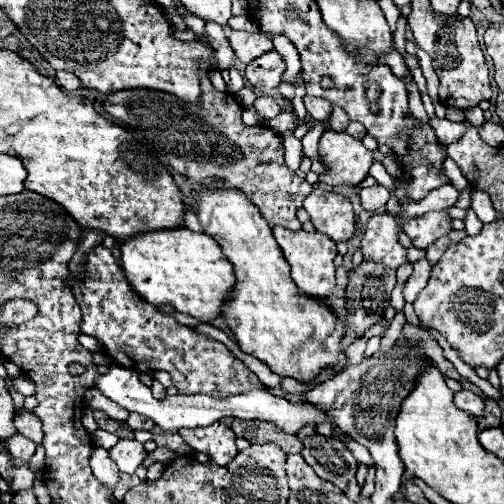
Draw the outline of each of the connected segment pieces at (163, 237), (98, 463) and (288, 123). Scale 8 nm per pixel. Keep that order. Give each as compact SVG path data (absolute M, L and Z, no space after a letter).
M186 226L134 234L120 244L122 270L130 286L150 304L168 304L176 312L190 314L200 322L210 322L222 312L222 300L234 286L232 264L222 254L220 244Z
M96 446L94 456L90 458L90 468L92 468L94 476L96 476L106 488L110 488L110 490L114 492L114 488L116 488L118 482L120 482L120 470L118 470L116 464L110 460L108 450Z
M283 97L285 102L285 110L277 116L277 120L265 120L263 126L282 134L285 131L294 131L299 121L291 113L291 103Z

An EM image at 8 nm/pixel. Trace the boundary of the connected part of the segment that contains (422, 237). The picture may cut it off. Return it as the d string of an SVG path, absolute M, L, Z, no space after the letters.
M448 210L428 212L418 220L410 220L404 232L412 238L416 248L428 248L440 236L446 236L452 232L452 218L448 216Z

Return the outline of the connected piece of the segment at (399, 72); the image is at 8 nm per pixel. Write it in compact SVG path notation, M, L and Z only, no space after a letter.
M390 52L390 60L386 60L386 64L392 68L392 72L398 78L402 78L406 74L406 64L404 64L404 60L402 60L402 56L398 52Z

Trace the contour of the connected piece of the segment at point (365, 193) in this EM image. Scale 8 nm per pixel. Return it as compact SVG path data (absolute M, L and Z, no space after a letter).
M380 184L376 186L362 188L360 190L360 198L362 198L362 206L364 210L368 210L370 214L374 212L382 212L384 210L384 204L388 202L388 190Z

